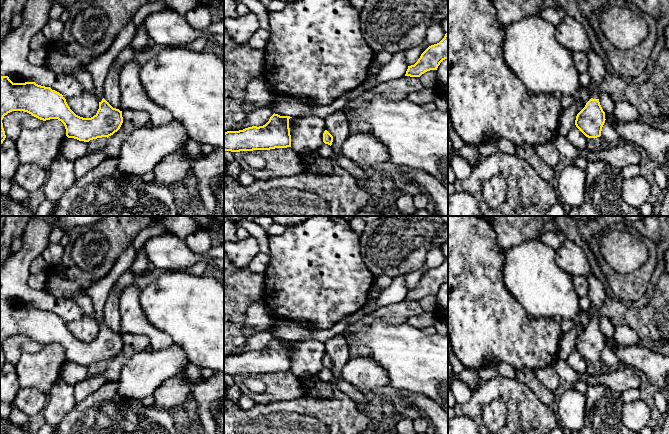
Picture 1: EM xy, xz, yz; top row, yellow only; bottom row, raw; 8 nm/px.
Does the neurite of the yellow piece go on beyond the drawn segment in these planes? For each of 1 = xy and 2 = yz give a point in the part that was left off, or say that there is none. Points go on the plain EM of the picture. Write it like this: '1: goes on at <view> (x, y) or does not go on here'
1: goes on at xy (99, 290)
2: goes on at yz (596, 292)

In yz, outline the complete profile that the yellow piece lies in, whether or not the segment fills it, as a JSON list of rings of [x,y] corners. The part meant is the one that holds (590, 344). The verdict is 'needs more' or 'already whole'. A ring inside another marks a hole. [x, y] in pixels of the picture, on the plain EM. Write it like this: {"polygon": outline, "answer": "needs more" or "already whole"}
{"polygon": [[[590,272],[587,276],[588,291],[591,305],[588,310],[591,315],[591,323],[585,331],[577,338],[575,349],[588,362],[601,360],[602,351],[605,347],[605,336],[599,326],[598,310],[602,306],[606,292],[601,281]]], "answer": "needs more"}

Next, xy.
{"polygon": [[[131,244],[120,254],[109,273],[89,286],[87,293],[93,302],[95,319],[99,324],[99,333],[91,342],[76,339],[68,330],[63,319],[50,311],[41,310],[35,306],[13,307],[8,300],[0,301],[0,370],[6,362],[2,344],[12,335],[24,335],[43,345],[58,343],[65,350],[66,360],[79,365],[89,366],[97,362],[108,362],[117,356],[123,347],[122,335],[113,332],[104,323],[103,308],[113,285],[132,266],[136,254],[134,246]]], "answer": "needs more"}

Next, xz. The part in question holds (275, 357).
{"polygon": [[[273,338],[263,350],[224,357],[224,375],[240,376],[291,371],[290,340]]], "answer": "already whole"}

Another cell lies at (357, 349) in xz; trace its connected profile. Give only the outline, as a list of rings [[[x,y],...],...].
[[[404,300],[396,304],[380,307],[362,319],[350,320],[349,325],[342,333],[349,345],[350,359],[368,357],[369,355],[367,346],[348,338],[352,331],[360,330],[362,327],[371,324],[375,318],[380,318],[390,325],[399,325],[406,323],[412,316],[417,316],[421,313],[423,313],[423,309],[419,301]]]

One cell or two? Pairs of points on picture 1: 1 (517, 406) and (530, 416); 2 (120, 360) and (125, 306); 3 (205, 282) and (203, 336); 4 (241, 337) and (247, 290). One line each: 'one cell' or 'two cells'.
1: one cell
2: two cells
3: one cell
4: one cell

